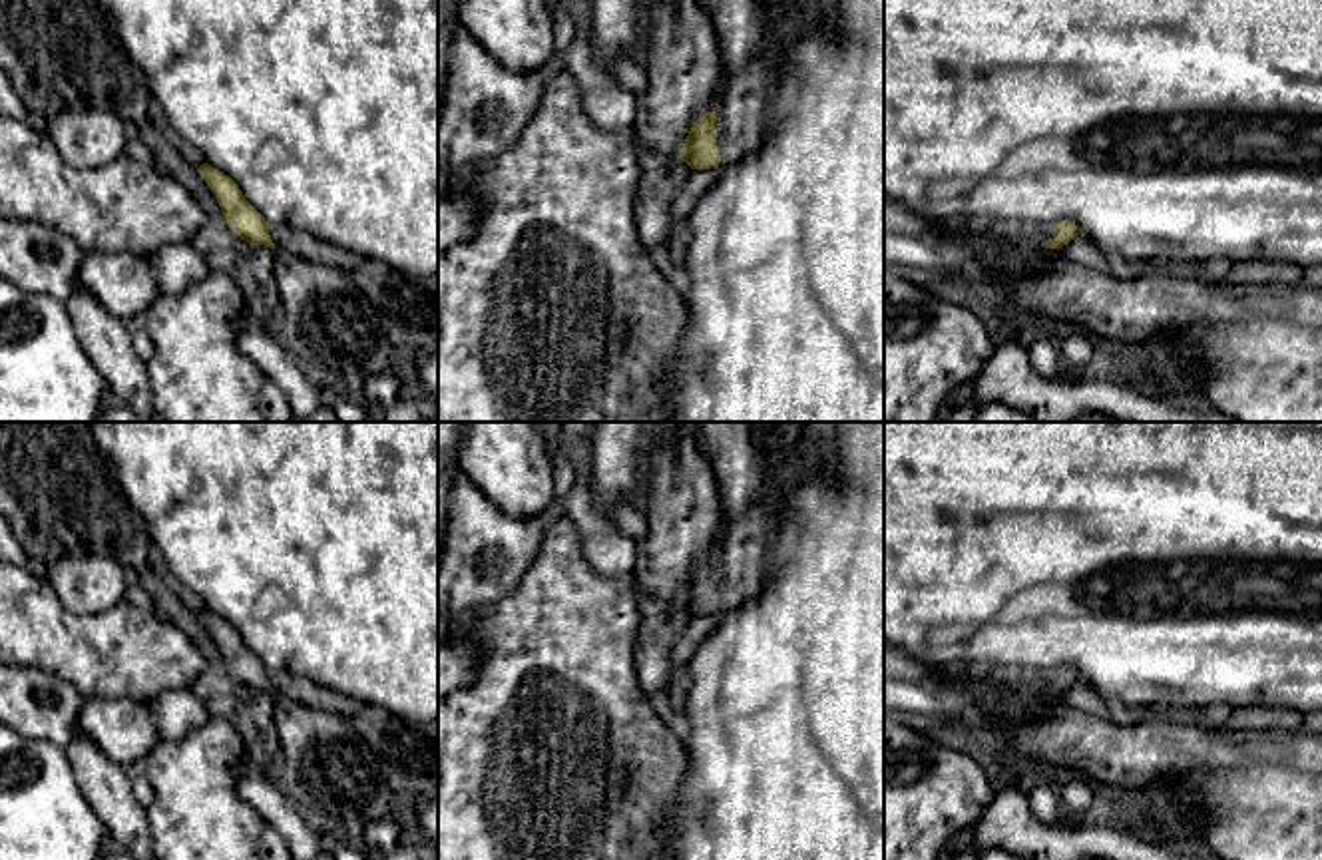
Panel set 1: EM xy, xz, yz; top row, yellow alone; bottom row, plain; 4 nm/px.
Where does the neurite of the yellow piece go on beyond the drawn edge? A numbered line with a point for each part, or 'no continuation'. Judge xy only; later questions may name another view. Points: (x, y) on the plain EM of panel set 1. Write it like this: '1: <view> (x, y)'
1: xy (305, 691)

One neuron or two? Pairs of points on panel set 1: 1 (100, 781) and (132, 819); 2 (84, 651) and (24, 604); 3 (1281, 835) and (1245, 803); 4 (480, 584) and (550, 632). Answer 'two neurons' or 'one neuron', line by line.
1: one neuron
2: one neuron
3: one neuron
4: two neurons

